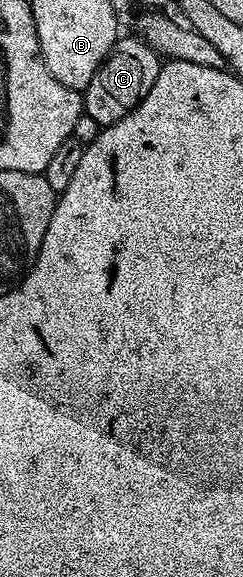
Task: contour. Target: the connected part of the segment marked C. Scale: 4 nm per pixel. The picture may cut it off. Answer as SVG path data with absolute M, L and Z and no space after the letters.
M121 36L117 40L109 51L108 58L98 67L94 79L90 79L88 86L82 90L84 112L102 127L113 125L122 119L122 115L130 112L144 98L146 91L154 87L154 79L158 79L161 58L139 36L131 36Z

